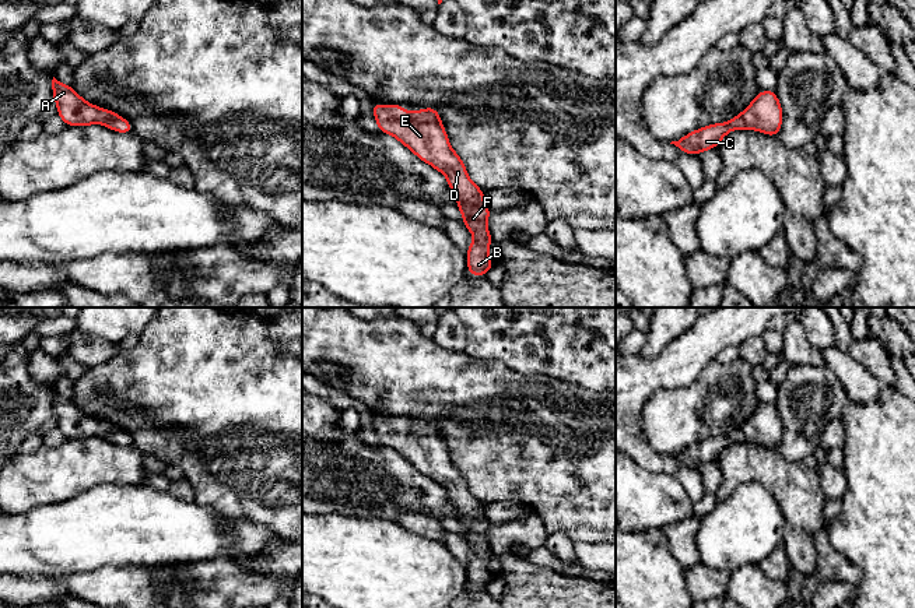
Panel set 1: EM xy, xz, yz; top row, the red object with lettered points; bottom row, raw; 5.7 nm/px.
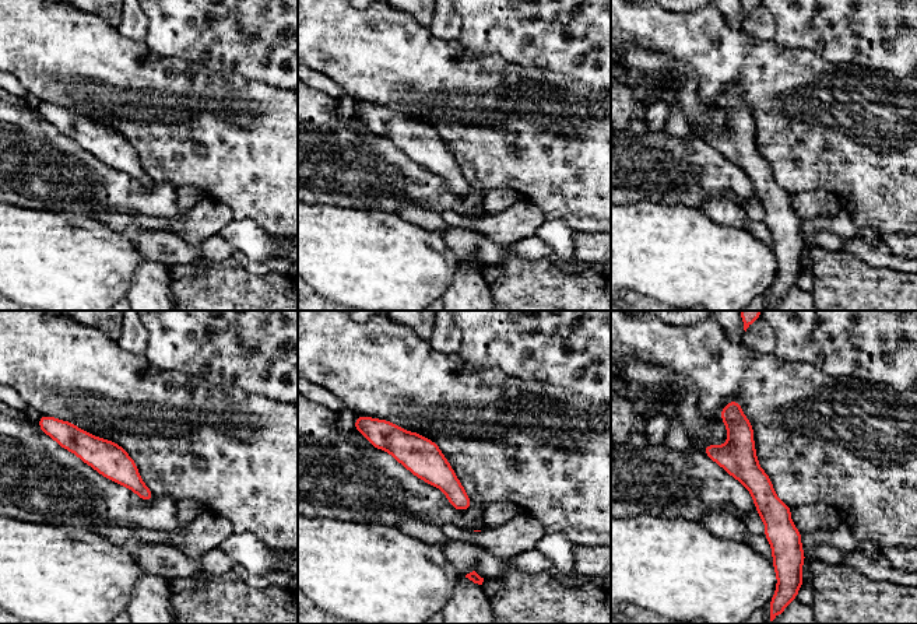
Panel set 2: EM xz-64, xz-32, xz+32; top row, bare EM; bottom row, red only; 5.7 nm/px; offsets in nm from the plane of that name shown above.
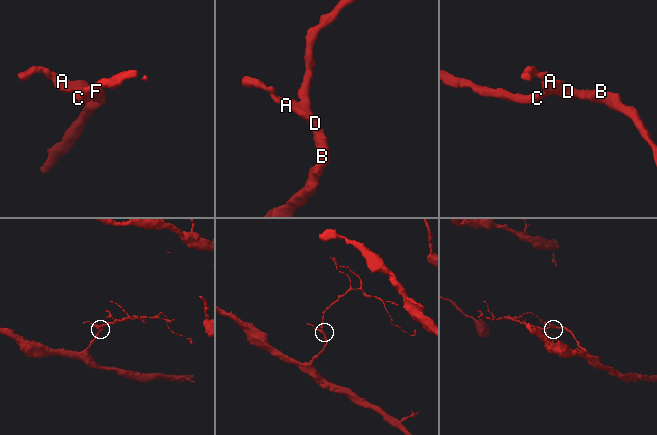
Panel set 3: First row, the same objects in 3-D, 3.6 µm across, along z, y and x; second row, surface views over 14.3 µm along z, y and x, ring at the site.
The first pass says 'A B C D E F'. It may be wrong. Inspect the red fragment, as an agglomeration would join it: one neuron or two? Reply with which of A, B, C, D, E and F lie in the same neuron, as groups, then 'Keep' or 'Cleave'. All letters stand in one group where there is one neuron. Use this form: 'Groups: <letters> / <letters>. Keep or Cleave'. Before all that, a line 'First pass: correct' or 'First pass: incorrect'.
First pass: correct
Groups: A B C D E F. Keep

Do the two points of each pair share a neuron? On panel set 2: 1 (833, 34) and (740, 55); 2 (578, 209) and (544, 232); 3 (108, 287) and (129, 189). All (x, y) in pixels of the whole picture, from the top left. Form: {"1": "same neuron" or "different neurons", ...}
{"1": "different neurons", "2": "different neurons", "3": "different neurons"}

